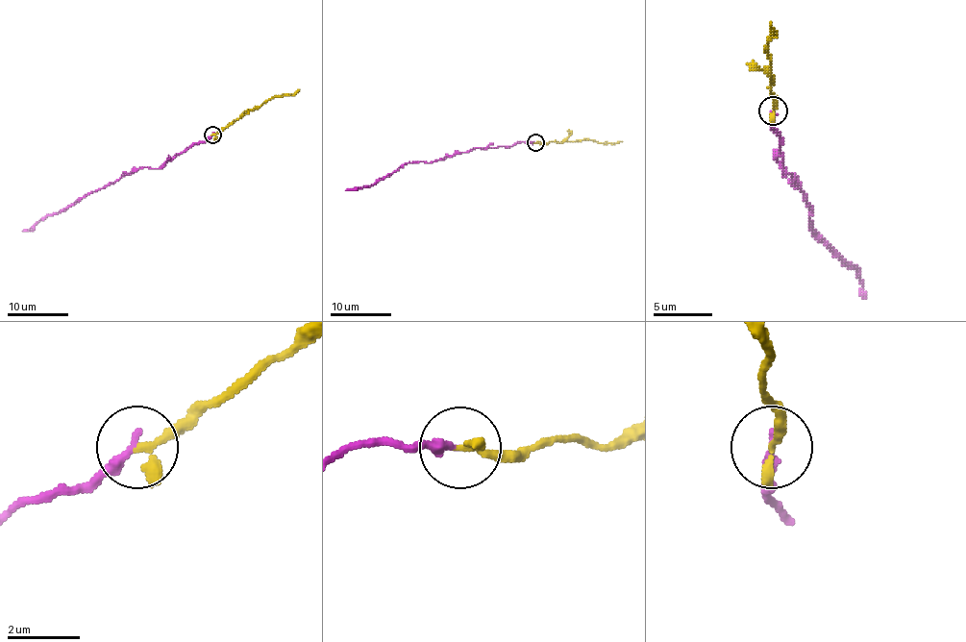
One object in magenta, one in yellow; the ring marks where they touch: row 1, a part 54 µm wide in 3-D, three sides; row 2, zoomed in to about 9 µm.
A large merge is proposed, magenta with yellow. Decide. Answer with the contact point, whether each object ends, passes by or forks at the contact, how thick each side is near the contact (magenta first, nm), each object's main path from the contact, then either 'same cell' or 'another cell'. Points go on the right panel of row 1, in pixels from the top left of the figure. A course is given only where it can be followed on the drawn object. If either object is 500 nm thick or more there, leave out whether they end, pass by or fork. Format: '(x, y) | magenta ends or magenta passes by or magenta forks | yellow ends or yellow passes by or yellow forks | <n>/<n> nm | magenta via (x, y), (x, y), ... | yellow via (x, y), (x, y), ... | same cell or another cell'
(773, 111) | magenta ends | yellow ends | 280/280 nm | magenta via (774, 111), (771, 123), (780, 135), (782, 176), (791, 176), (809, 203), (812, 230), (856, 271), (865, 298) | yellow via (774, 111), (768, 49), (774, 37), (771, 22) | same cell

